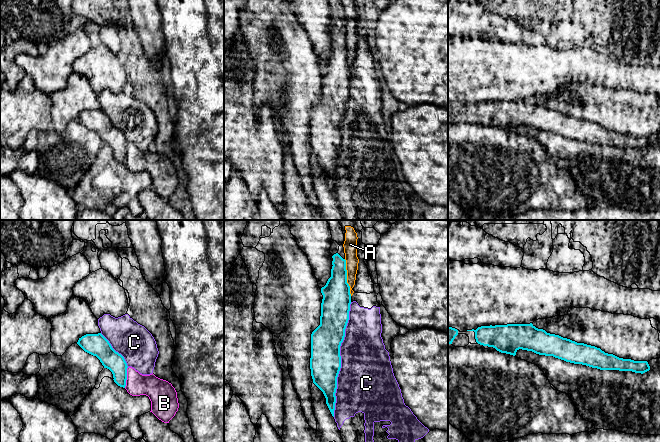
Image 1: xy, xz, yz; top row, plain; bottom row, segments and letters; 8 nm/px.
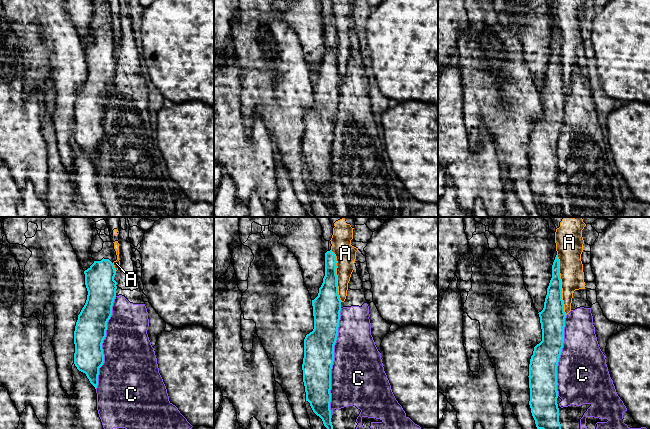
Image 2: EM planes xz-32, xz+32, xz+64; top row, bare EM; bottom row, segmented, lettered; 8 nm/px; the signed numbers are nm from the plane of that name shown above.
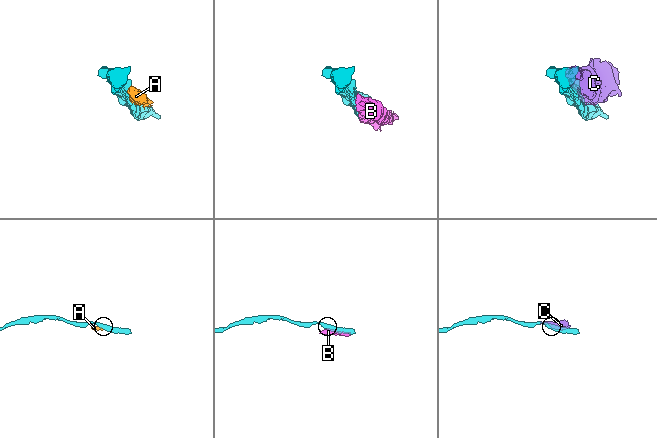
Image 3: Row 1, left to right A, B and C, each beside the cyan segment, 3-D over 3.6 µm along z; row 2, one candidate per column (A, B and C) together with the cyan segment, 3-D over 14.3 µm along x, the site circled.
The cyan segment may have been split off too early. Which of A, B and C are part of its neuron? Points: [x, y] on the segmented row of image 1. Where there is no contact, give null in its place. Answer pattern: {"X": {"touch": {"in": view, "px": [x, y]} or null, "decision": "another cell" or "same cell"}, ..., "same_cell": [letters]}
{"A": {"touch": {"in": "xz", "px": [346, 277]}, "decision": "another cell"}, "B": {"touch": {"in": "xy", "px": [126, 377]}, "decision": "another cell"}, "C": {"touch": {"in": "xz", "px": [340, 359]}, "decision": "another cell"}, "same_cell": []}

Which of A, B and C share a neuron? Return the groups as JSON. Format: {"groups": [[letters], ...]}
{"groups": [["A", "B"], ["C"]]}

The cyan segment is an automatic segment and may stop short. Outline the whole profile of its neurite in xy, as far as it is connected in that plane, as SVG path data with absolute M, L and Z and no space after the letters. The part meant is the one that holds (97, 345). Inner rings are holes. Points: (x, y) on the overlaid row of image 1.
M86 334L79 338L77 344L87 353L96 356L104 368L113 374L114 382L125 388L127 380L127 363L124 357L116 352L109 341L101 334Z

